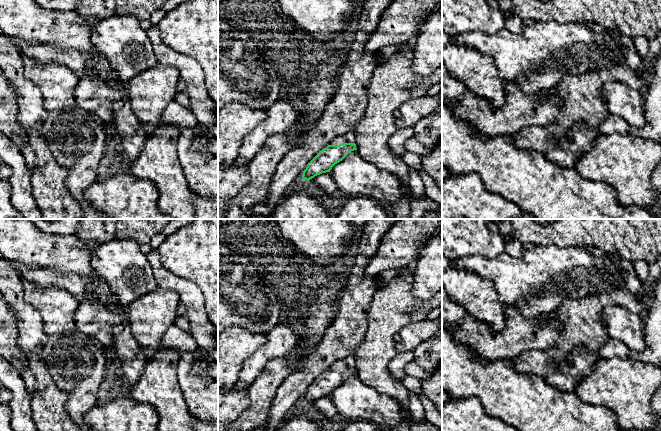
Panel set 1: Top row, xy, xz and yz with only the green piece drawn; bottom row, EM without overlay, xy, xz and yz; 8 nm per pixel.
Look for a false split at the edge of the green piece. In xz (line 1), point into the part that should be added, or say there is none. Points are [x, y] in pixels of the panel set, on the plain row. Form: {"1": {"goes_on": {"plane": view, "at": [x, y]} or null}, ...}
{"1": {"goes_on": {"plane": "xz", "at": [348, 361]}}}

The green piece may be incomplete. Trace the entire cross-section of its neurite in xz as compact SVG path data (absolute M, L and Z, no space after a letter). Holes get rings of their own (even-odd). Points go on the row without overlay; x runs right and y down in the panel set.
M350 356L339 360L307 388L302 402L309 405L317 399L330 396L335 388L354 374L357 374L354 357Z

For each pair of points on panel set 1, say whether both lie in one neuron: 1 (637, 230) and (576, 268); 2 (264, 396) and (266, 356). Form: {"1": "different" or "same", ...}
{"1": "different", "2": "different"}

